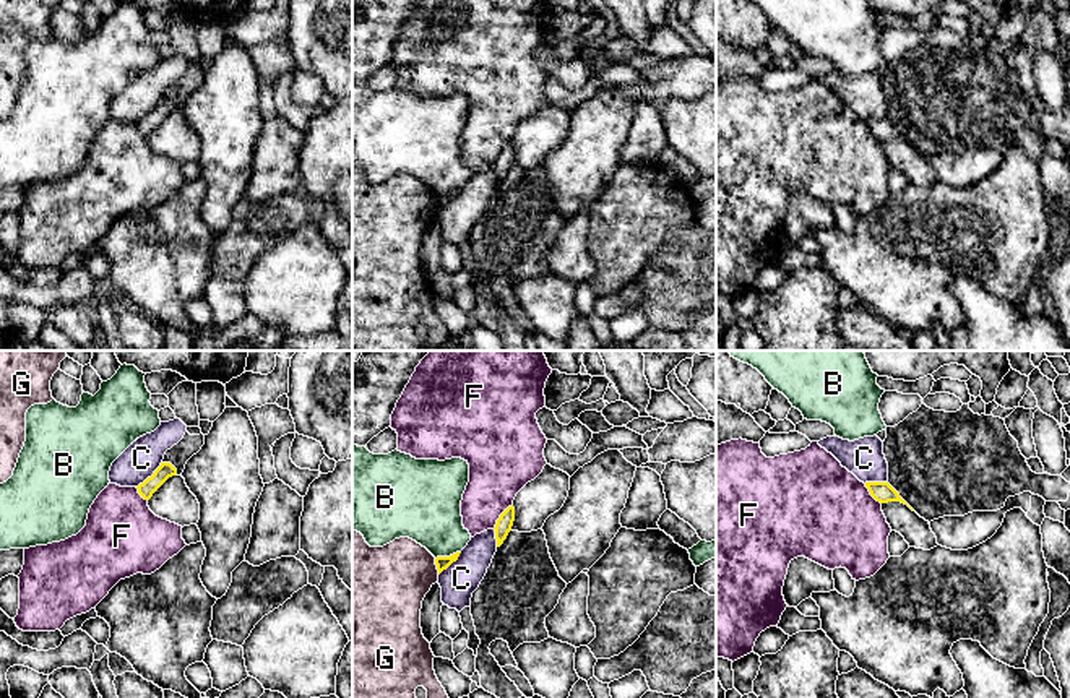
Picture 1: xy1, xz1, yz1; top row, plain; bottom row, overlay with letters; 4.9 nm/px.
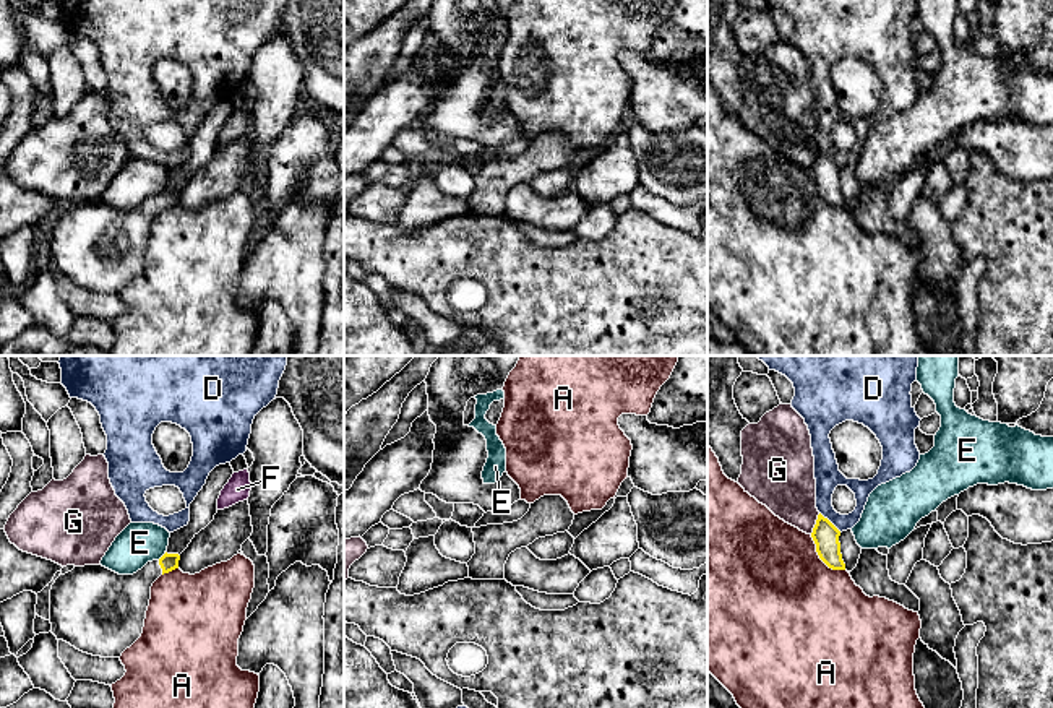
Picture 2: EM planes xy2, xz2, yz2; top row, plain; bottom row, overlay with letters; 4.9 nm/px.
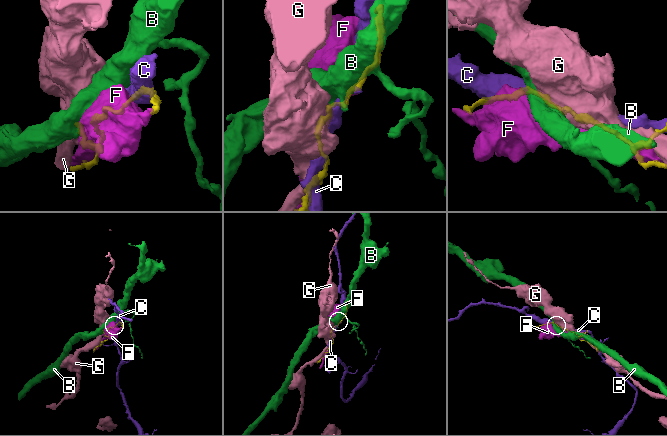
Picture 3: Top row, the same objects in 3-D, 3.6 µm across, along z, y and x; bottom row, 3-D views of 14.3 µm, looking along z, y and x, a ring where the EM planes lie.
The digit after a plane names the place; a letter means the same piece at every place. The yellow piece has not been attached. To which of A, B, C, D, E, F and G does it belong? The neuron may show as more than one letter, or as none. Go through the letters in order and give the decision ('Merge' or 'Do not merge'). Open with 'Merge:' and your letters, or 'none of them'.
Merge: none of them
A: Do not merge
B: Do not merge
C: Do not merge
D: Do not merge
E: Do not merge
F: Do not merge
G: Do not merge

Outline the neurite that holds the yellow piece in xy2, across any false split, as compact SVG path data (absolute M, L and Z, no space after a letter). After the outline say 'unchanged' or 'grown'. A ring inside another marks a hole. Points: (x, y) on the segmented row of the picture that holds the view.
M165 552L133 575L118 575L102 565L75 567L60 575L50 589L52 633L83 653L120 658L143 633L153 583L178 568L178 560L178 554Z | grown

